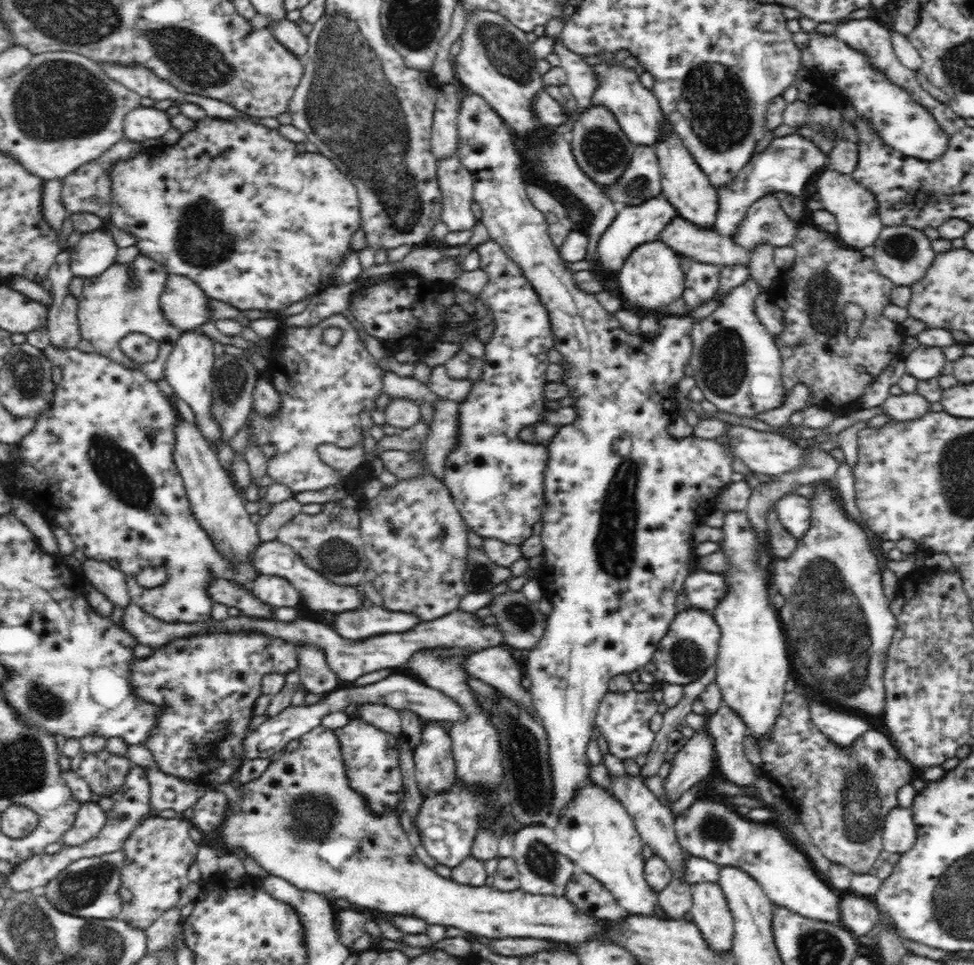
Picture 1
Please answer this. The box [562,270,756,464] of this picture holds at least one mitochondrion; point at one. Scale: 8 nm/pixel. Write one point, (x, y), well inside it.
(724, 366)

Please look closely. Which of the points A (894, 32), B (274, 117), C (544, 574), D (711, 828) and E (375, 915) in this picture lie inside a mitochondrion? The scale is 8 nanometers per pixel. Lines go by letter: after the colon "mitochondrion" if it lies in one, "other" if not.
A: other
B: other
C: other
D: mitochondrion
E: other

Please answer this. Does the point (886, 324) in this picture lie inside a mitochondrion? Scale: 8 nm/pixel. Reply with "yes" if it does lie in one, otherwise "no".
no

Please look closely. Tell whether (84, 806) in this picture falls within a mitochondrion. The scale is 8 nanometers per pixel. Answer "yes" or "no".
no

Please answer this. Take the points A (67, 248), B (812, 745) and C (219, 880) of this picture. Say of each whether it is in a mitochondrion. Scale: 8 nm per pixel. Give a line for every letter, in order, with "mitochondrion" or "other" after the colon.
A: other
B: other
C: other

